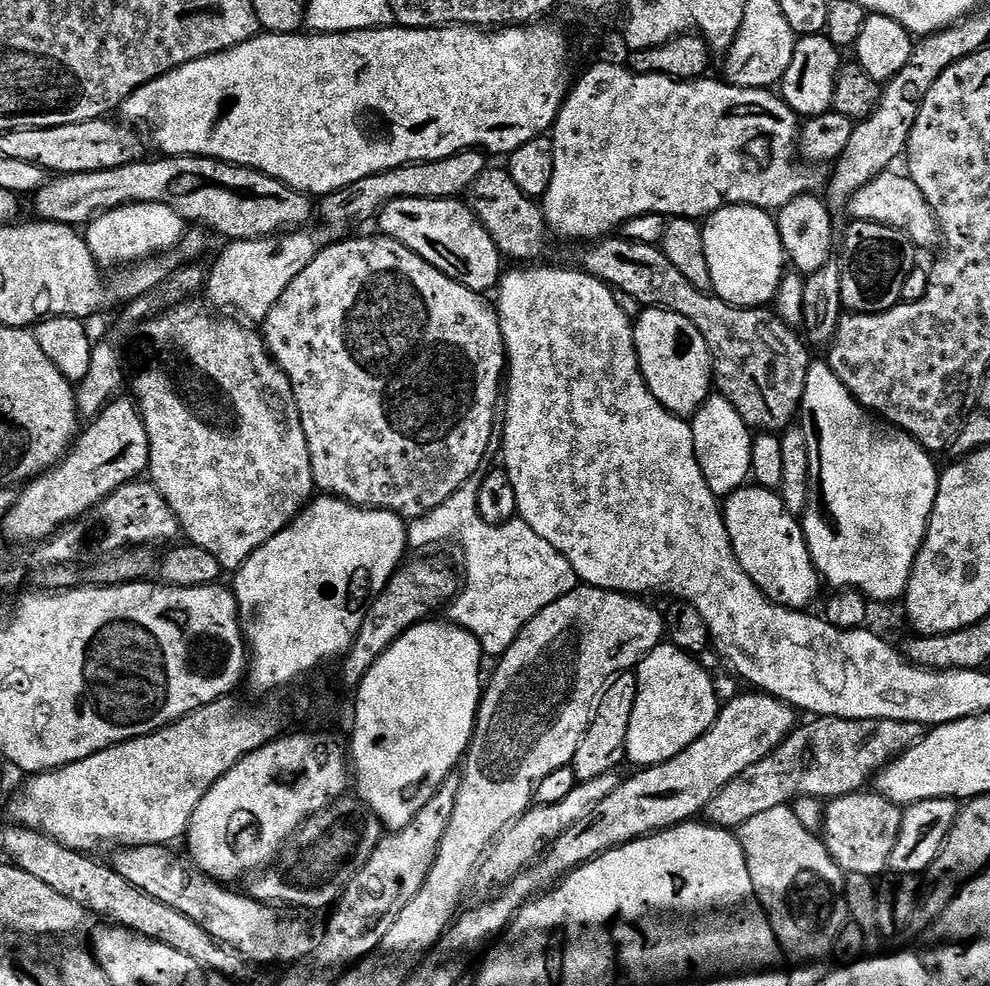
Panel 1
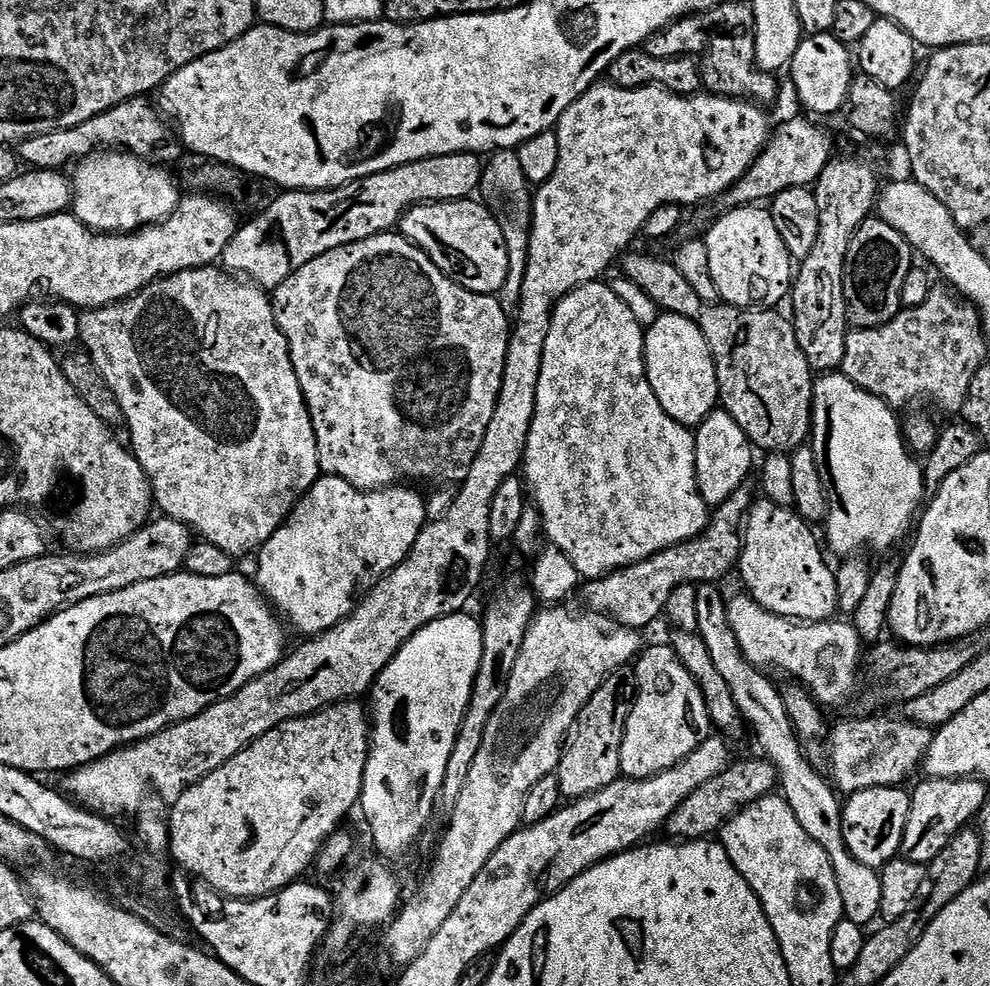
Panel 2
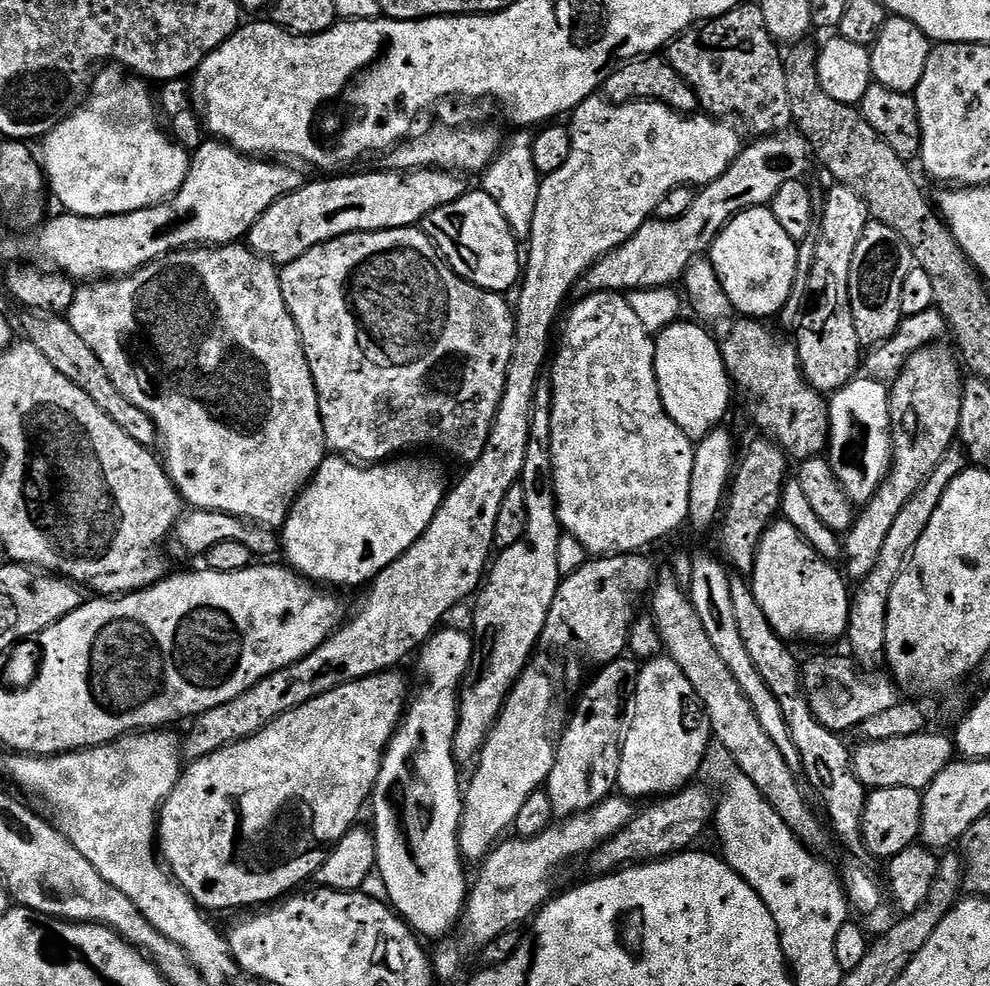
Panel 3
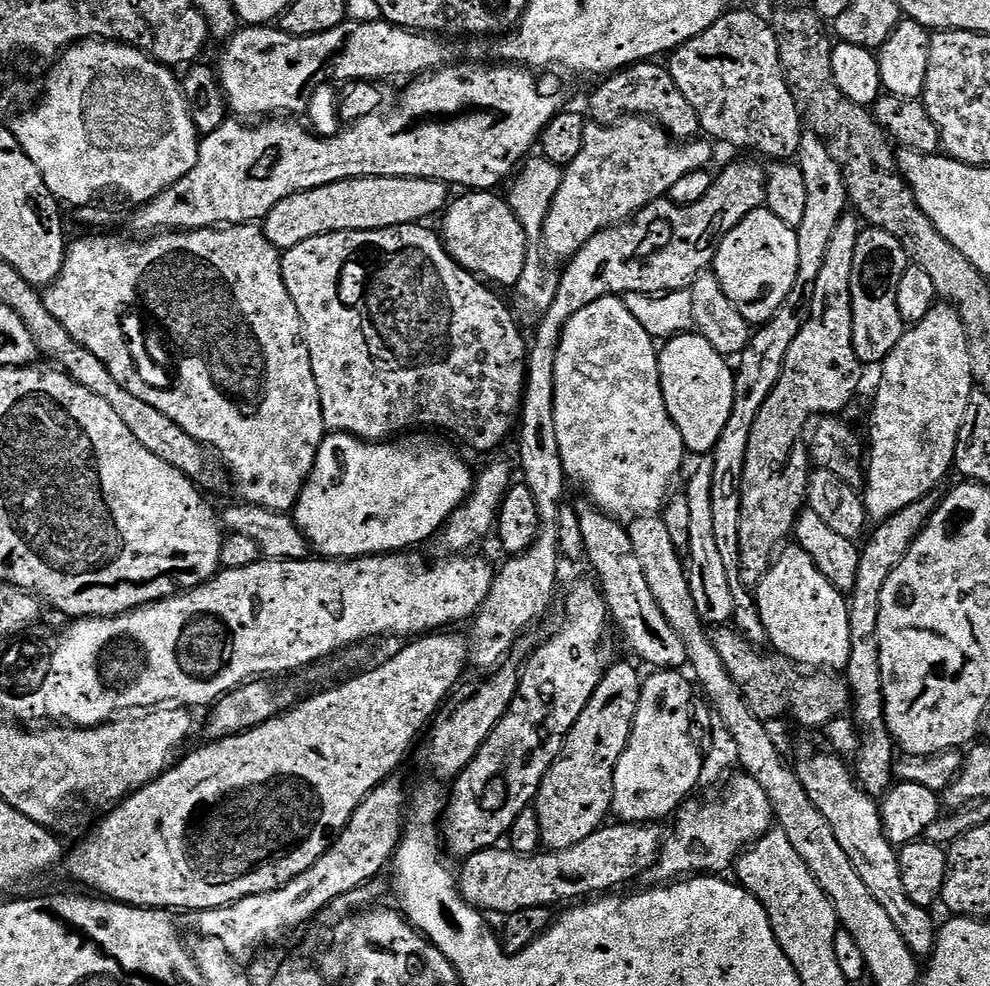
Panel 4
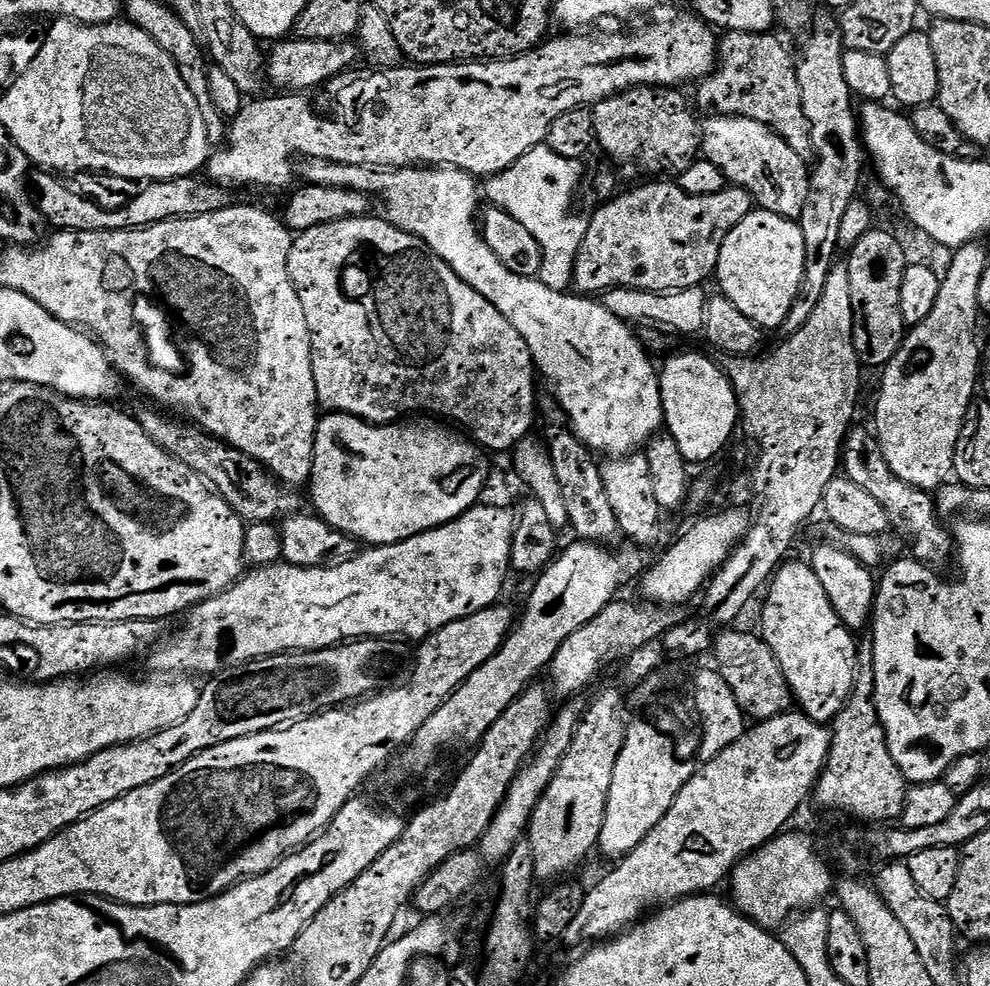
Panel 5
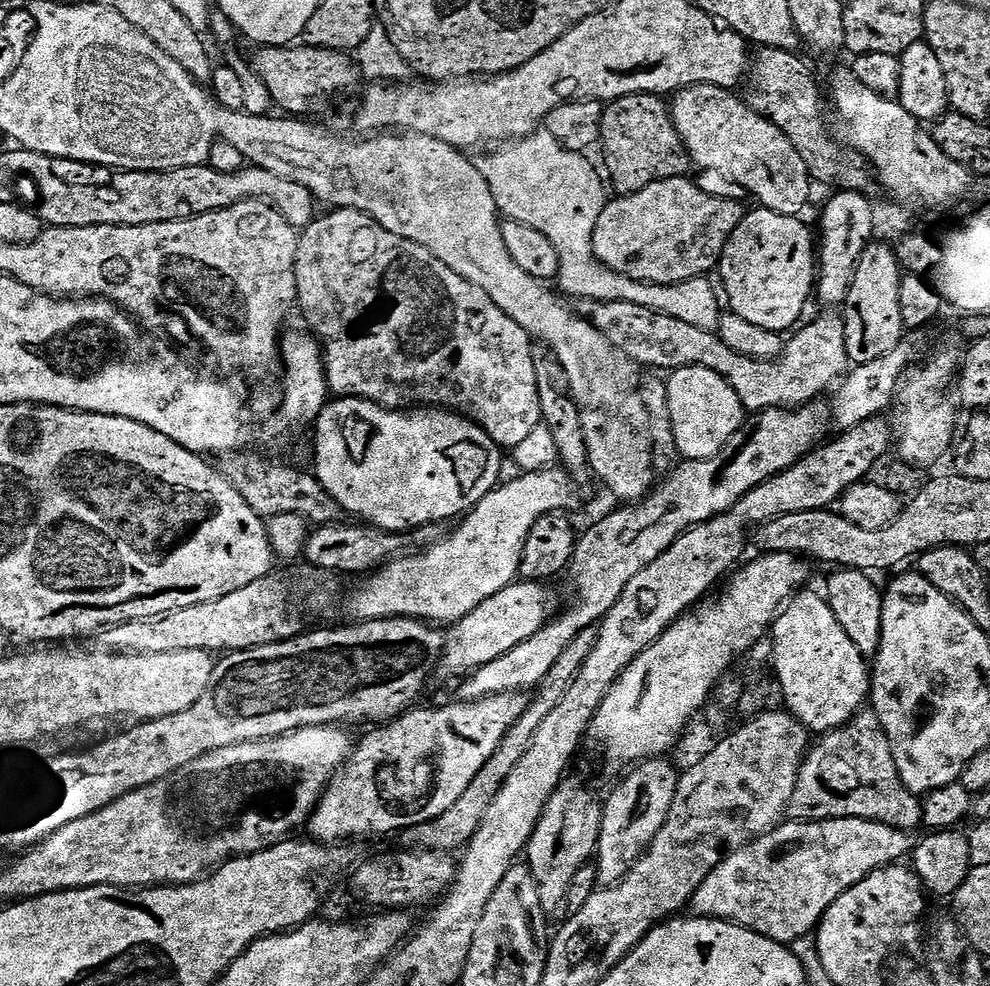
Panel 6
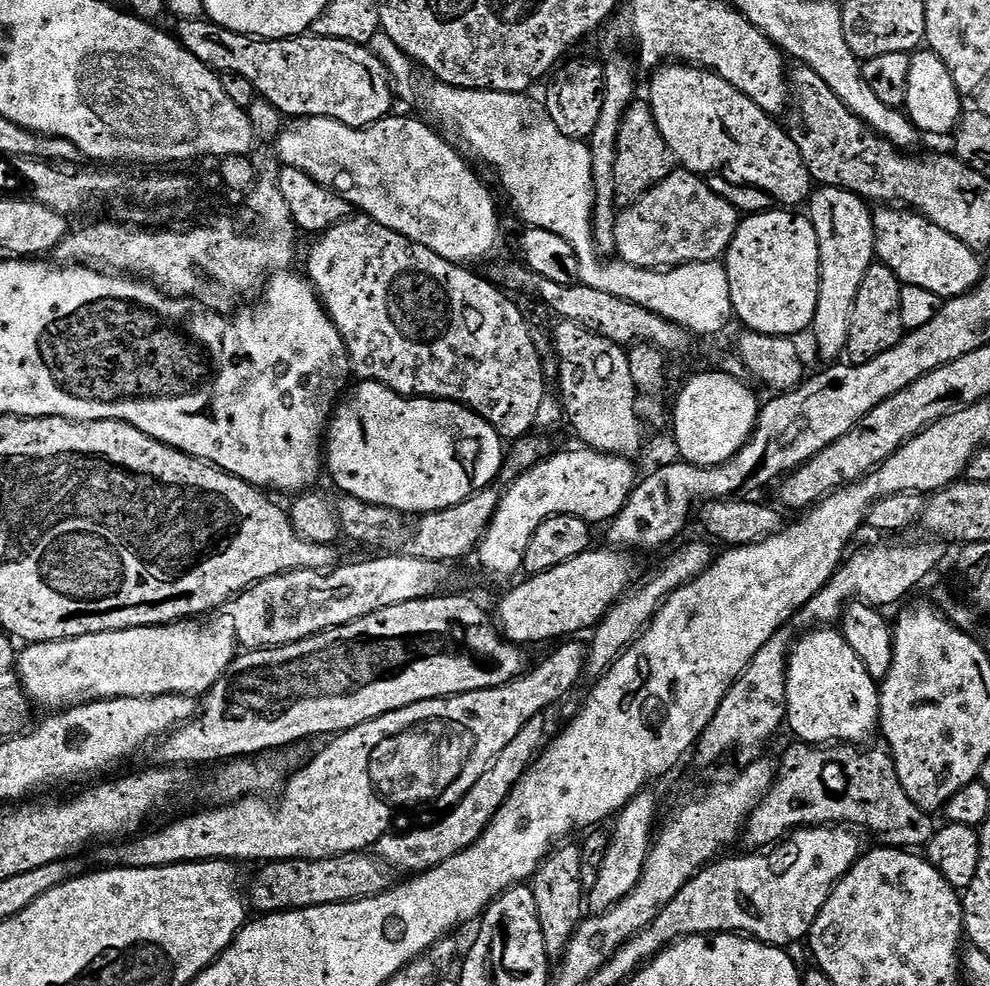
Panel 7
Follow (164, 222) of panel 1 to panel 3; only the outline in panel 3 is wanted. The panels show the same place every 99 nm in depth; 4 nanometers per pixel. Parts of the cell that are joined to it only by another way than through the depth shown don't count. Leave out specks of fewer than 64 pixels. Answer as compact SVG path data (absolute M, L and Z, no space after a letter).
M116 66L97 71L91 81L90 91L83 97L82 103L43 137L41 144L44 145L40 152L38 148L38 159L44 169L47 187L56 195L56 200L64 207L61 209L65 213L73 216L130 214L134 210L161 204L179 190L182 182L186 182L189 153L181 144L171 139L162 127L154 92L148 89L151 87L145 81L139 78L124 80L123 75L125 73Z

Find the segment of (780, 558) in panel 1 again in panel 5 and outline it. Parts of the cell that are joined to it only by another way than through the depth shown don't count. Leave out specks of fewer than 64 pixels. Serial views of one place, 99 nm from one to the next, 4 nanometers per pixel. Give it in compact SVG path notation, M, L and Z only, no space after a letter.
M808 562L792 563L781 564L767 585L768 597L764 600L764 613L760 616L761 629L759 628L759 631L764 641L770 646L778 666L782 666L782 674L786 678L788 689L791 690L792 699L798 705L799 711L812 720L827 725L843 710L848 695L852 693L858 663L858 640L845 628L838 614L834 612L830 598L826 596L826 591L818 582L811 564Z

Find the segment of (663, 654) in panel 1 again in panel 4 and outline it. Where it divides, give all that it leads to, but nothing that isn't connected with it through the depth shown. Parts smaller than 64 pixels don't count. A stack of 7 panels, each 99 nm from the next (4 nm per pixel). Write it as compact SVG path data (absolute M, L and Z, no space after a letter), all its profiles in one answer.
M656 670L653 676L640 685L638 710L634 714L632 733L628 739L626 750L622 750L622 758L618 758L614 770L614 798L611 815L625 824L650 824L661 822L673 815L685 800L700 784L700 775L704 765L702 748L696 745L692 732L692 688L689 677L683 671Z

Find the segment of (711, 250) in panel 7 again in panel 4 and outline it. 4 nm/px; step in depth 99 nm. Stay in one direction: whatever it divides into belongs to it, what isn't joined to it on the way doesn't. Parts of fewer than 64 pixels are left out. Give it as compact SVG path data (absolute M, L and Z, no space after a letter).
M744 160L741 164L728 164L713 179L706 198L693 204L676 204L671 198L661 198L650 202L642 210L638 210L629 220L616 224L613 228L602 230L582 246L567 261L568 264L558 276L554 302L539 317L540 325L536 328L536 337L531 337L530 347L526 352L526 375L524 378L524 400L520 404L518 417L518 436L520 432L520 468L524 471L522 483L534 496L538 504L540 519L540 536L520 556L505 559L504 569L497 571L492 577L490 594L480 611L473 617L473 626L468 630L469 665L485 672L493 671L511 652L510 648L520 634L530 624L534 623L548 606L552 591L556 588L556 575L560 572L562 557L556 539L557 521L560 519L560 509L565 503L564 484L566 477L562 458L558 450L558 430L554 430L554 362L560 357L560 342L564 337L564 328L568 319L578 310L590 306L590 302L598 302L603 296L623 297L626 292L646 292L663 294L679 292L687 289L692 281L701 273L709 271L716 259L716 251L722 238L746 214L766 204L766 172L762 167Z

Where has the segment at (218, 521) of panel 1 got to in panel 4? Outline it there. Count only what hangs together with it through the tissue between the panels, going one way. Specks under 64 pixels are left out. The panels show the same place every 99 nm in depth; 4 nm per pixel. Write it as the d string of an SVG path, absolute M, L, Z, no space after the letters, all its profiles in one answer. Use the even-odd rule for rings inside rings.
M229 224L218 228L199 228L193 232L162 232L153 235L144 245L111 244L100 236L88 236L85 240L72 240L64 254L62 274L53 284L43 289L42 295L46 310L66 326L66 330L94 358L98 358L114 374L118 382L134 398L150 402L154 410L162 410L166 418L174 418L190 438L194 438L211 450L222 461L225 469L234 477L234 488L240 491L239 499L245 504L257 504L271 512L291 513L300 501L316 455L326 435L322 406L318 398L318 382L314 382L314 370L310 366L310 354L304 341L302 318L290 290L286 290L280 265L281 249L276 248L266 238L263 227L254 224ZM172 356L176 359L176 376L172 376Z

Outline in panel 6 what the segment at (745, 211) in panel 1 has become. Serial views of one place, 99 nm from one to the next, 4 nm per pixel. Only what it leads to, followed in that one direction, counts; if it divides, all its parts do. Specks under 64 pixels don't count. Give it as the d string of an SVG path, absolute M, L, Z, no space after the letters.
M756 206L753 209L753 212L751 209L745 215L744 221L736 227L727 246L724 247L718 265L721 280L719 283L722 285L727 307L733 313L740 315L746 322L760 326L762 330L784 334L787 333L787 328L795 329L801 323L800 315L803 314L808 299L811 301L814 296L814 281L818 275L818 256L814 251L814 232L811 232L803 224L803 219L795 216L783 216L770 211L769 208Z

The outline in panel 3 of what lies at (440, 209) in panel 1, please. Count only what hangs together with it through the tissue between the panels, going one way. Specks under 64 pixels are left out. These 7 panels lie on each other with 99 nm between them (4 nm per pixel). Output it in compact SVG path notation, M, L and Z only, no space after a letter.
M468 190L462 198L446 206L438 206L429 216L424 217L422 231L432 240L433 246L440 251L440 256L452 267L454 274L458 274L466 283L484 288L487 292L501 294L508 294L511 288L513 291L517 287L522 276L521 245L502 211L499 210L498 203L485 192Z

